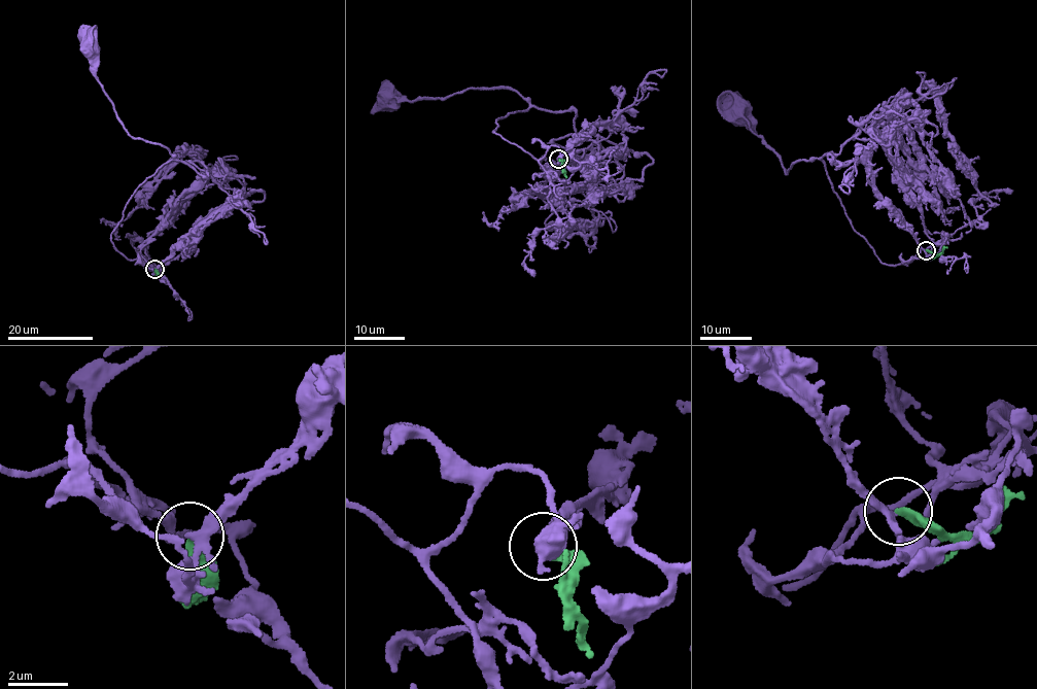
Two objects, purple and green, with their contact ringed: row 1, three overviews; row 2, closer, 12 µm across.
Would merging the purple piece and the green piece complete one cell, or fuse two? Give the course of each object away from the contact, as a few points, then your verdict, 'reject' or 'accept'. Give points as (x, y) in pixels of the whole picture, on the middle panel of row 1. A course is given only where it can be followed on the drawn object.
course purple (557, 159), (558, 147), (538, 159), (492, 131), (495, 119), (529, 107), (516, 91), (389, 100); course green (559, 159), (566, 178); accept

